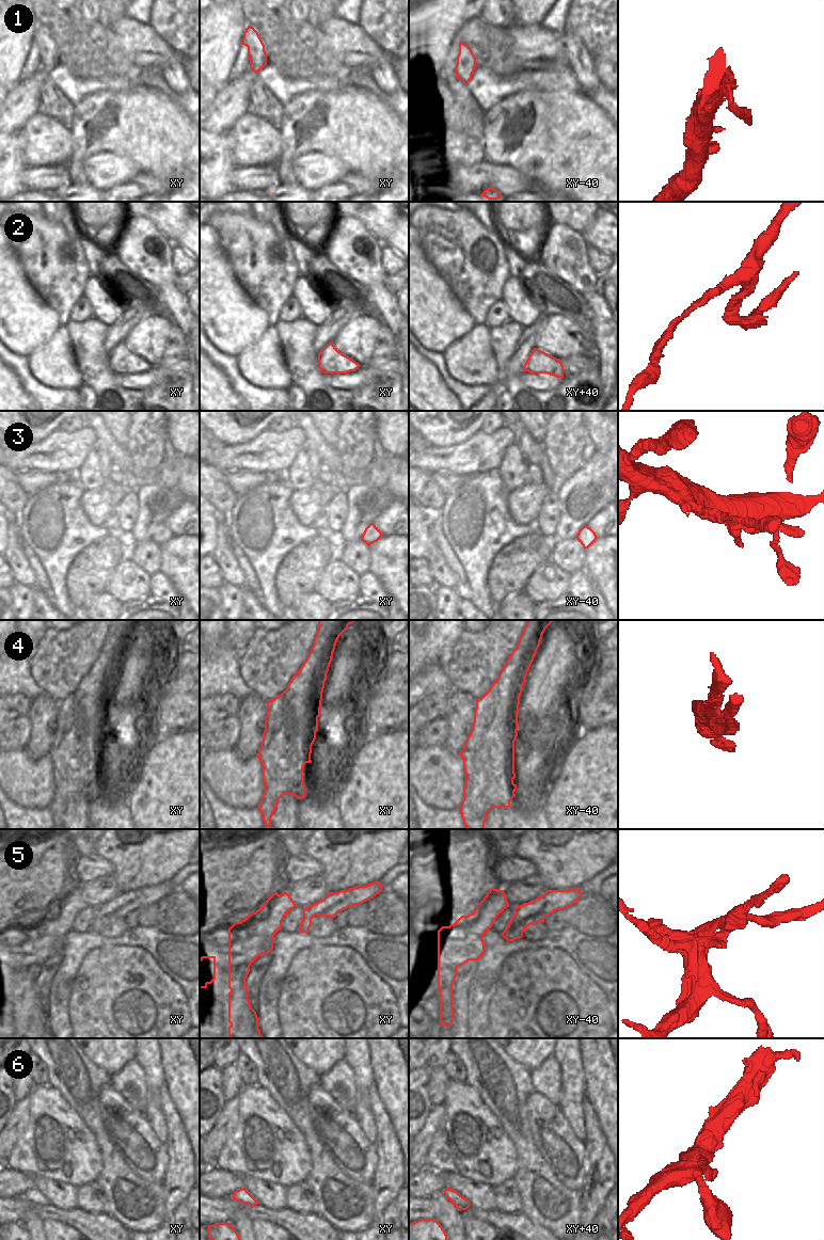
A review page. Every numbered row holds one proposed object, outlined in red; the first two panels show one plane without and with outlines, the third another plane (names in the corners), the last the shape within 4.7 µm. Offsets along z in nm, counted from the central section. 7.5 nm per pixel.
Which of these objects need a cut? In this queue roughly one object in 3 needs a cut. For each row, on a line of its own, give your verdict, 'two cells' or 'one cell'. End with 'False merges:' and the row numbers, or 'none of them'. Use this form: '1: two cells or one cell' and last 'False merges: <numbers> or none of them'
1: one cell
2: two cells
3: one cell
4: two cells
5: two cells
6: one cell
False merges: 2, 4, 5

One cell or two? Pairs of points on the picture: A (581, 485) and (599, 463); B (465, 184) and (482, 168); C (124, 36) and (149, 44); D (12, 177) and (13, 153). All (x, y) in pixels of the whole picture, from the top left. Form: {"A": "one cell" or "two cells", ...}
{"A": "one cell", "B": "one cell", "C": "one cell", "D": "one cell"}

